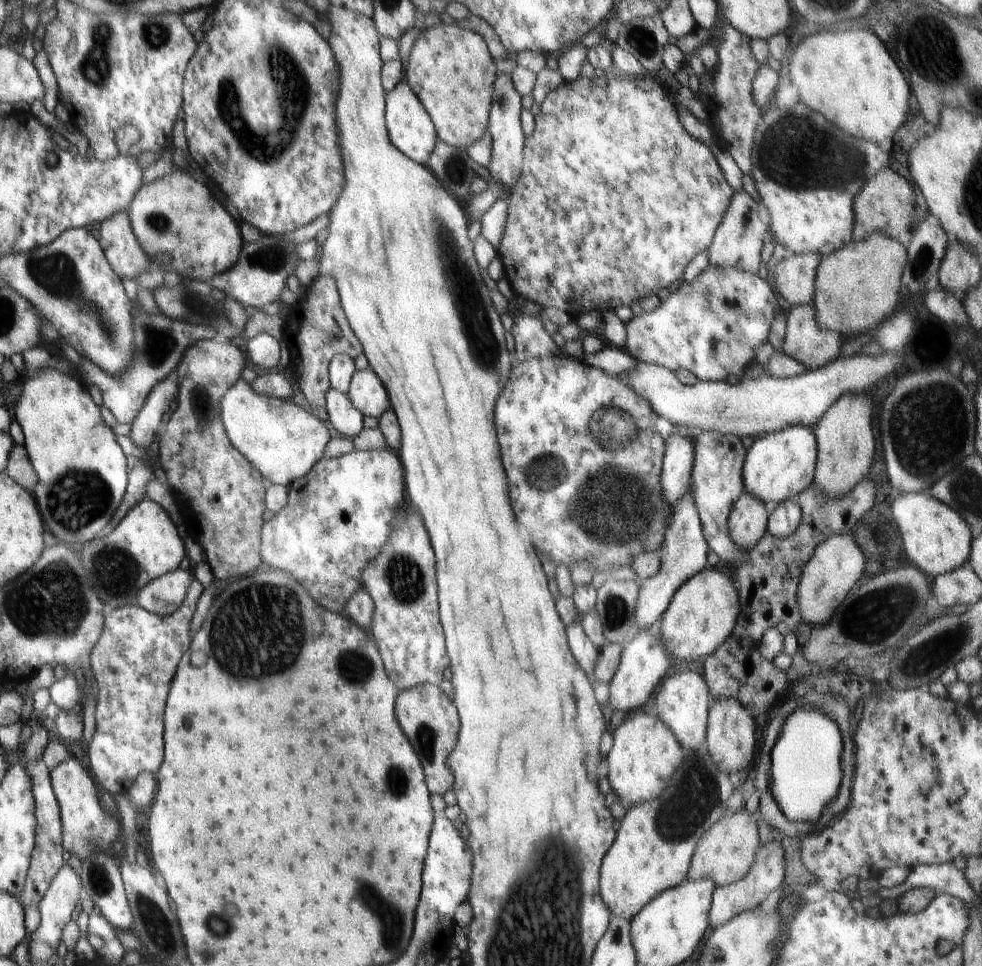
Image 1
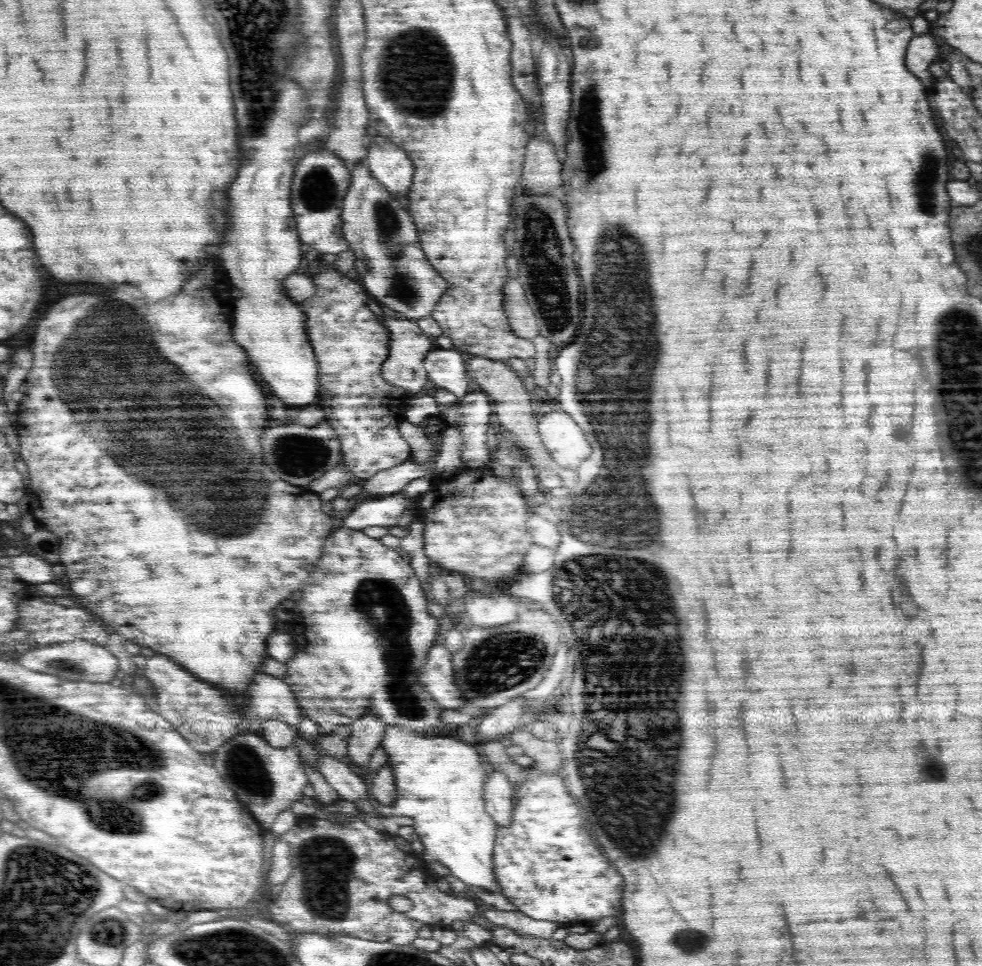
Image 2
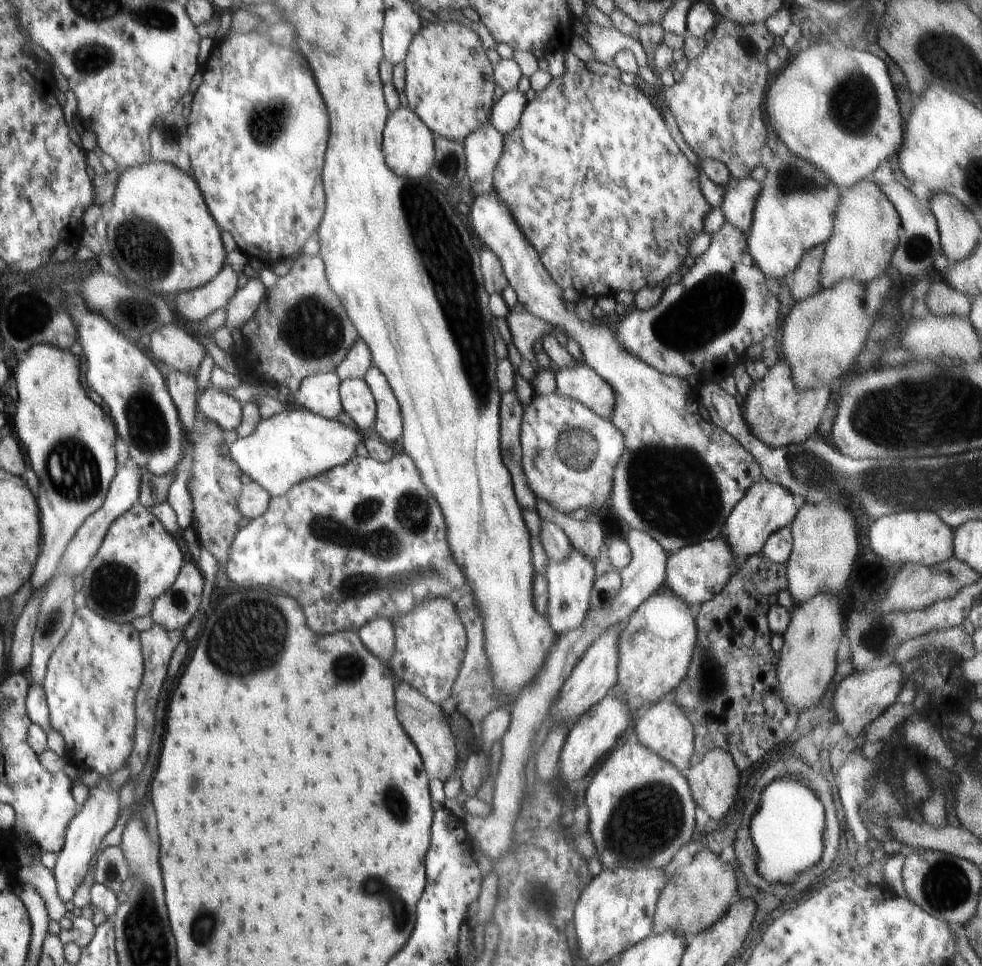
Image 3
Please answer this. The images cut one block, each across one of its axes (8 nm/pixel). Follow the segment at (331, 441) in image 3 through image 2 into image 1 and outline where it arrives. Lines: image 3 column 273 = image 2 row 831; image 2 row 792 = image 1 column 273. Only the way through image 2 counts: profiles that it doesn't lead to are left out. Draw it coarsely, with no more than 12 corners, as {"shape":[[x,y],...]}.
{"shape":[[244,379],[220,399],[228,440],[275,485],[324,456],[328,424]]}

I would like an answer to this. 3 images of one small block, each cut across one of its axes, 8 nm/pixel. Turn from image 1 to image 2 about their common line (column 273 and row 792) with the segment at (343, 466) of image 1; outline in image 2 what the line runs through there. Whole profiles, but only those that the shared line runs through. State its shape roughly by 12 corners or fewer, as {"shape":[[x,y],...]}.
{"shape":[[558,772],[498,826],[501,893],[543,921],[620,916],[622,876]]}

